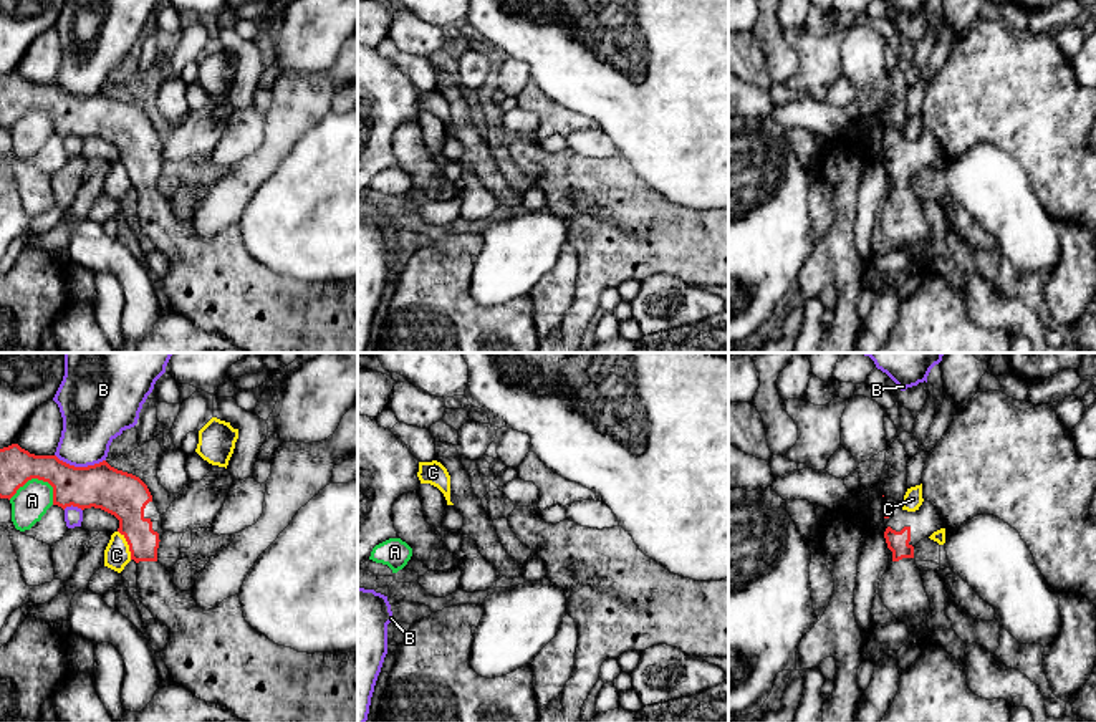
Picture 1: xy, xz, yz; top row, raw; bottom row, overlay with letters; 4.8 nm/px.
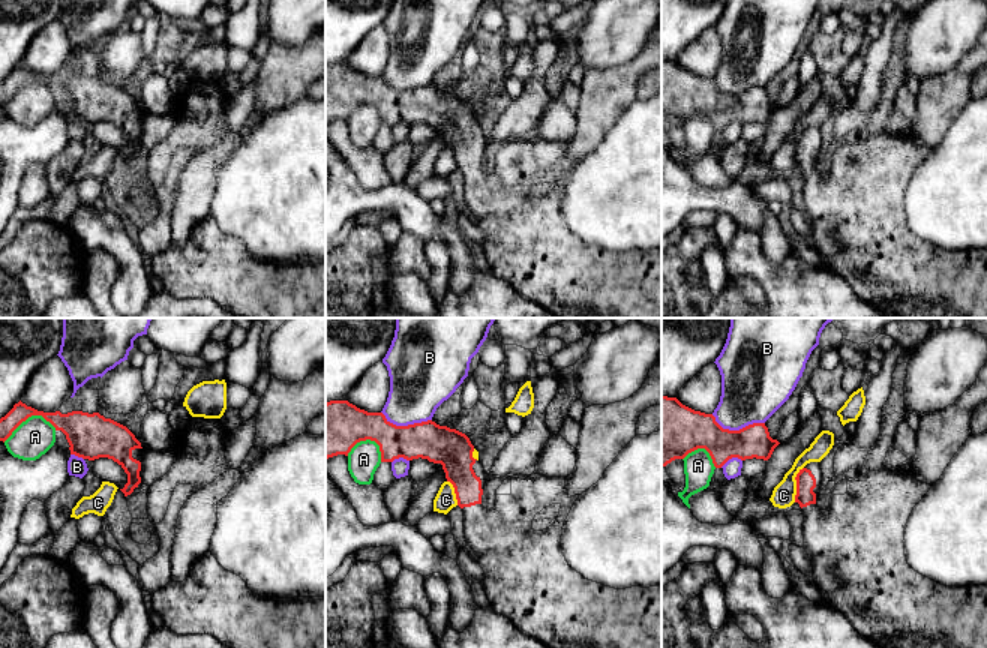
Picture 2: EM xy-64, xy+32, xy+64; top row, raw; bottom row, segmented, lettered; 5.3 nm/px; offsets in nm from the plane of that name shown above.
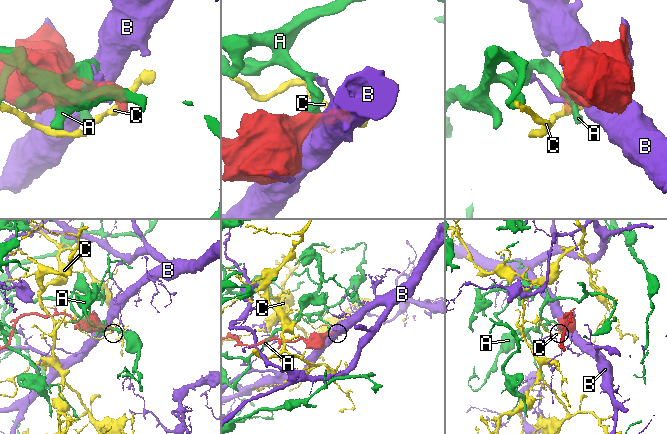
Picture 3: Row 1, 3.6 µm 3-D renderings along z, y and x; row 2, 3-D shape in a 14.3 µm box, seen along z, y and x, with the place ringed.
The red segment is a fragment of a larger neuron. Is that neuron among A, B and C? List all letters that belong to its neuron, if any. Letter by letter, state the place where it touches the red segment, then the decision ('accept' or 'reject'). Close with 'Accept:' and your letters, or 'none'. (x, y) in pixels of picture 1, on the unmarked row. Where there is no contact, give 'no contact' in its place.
A: contact xy (30, 108); reject
B: contact xy (80, 96); reject
C: contact xy (128, 173); reject
Accept: none

